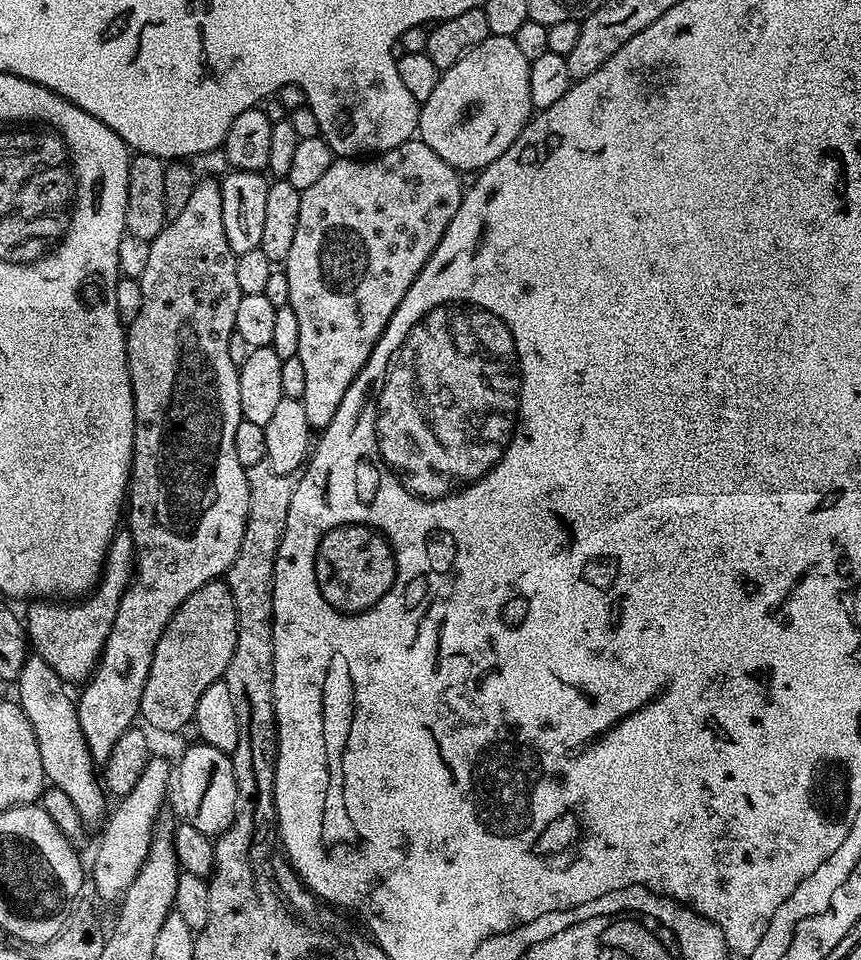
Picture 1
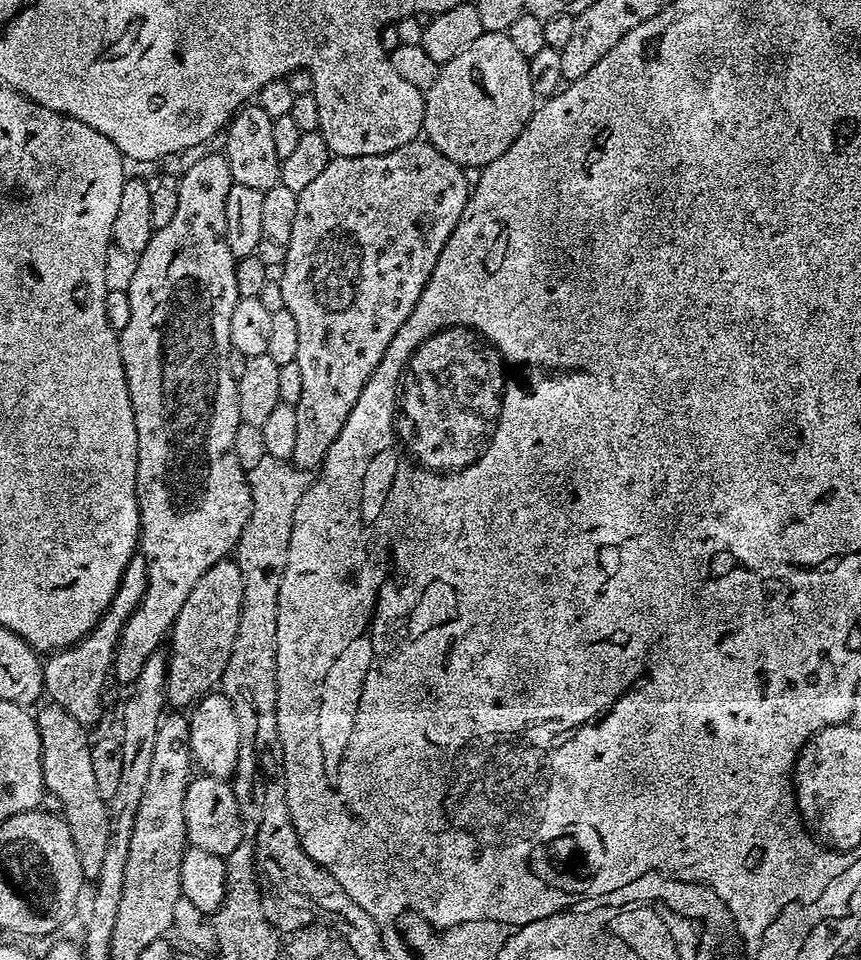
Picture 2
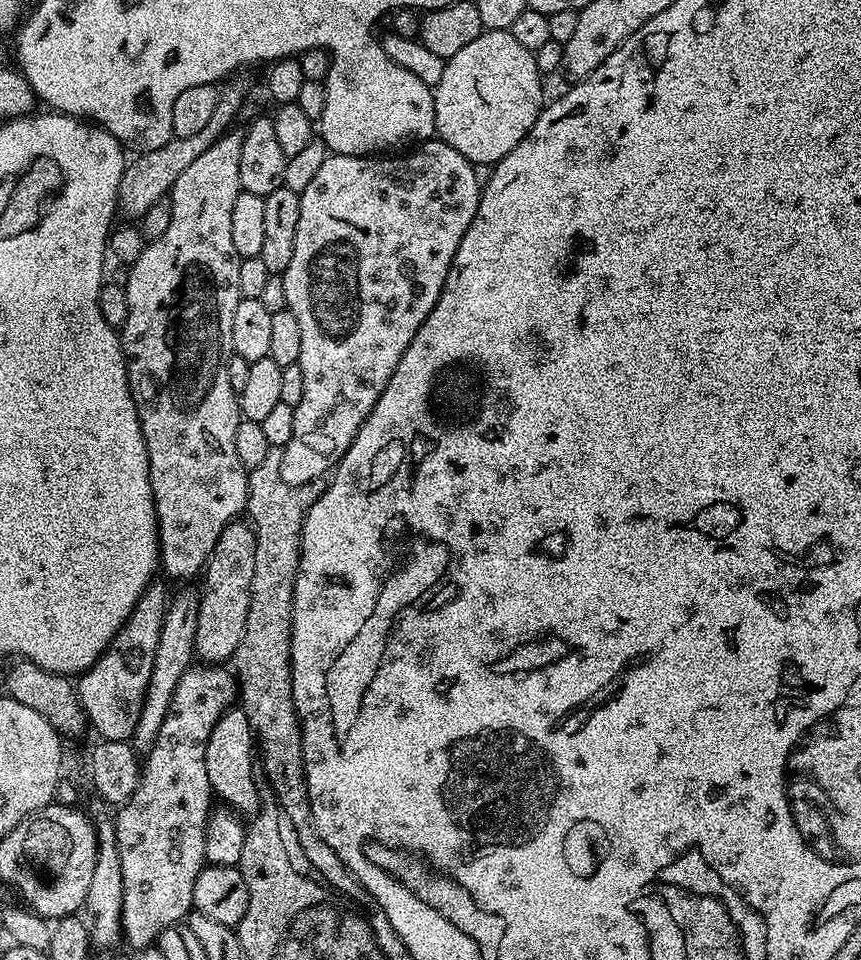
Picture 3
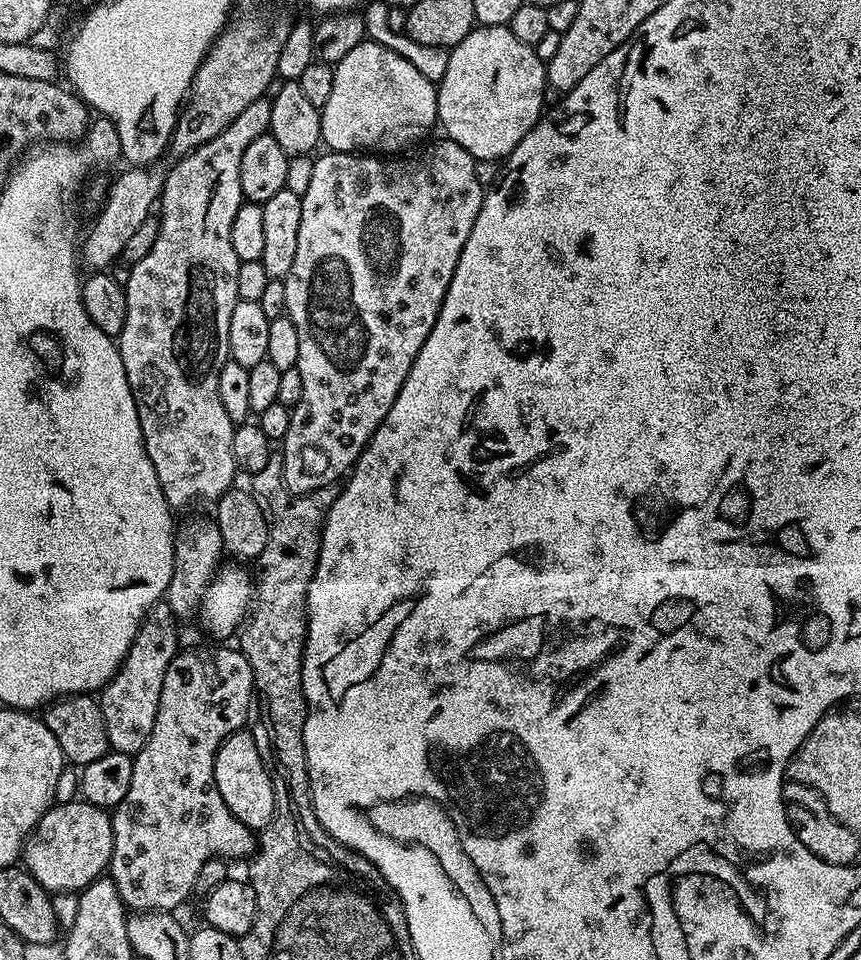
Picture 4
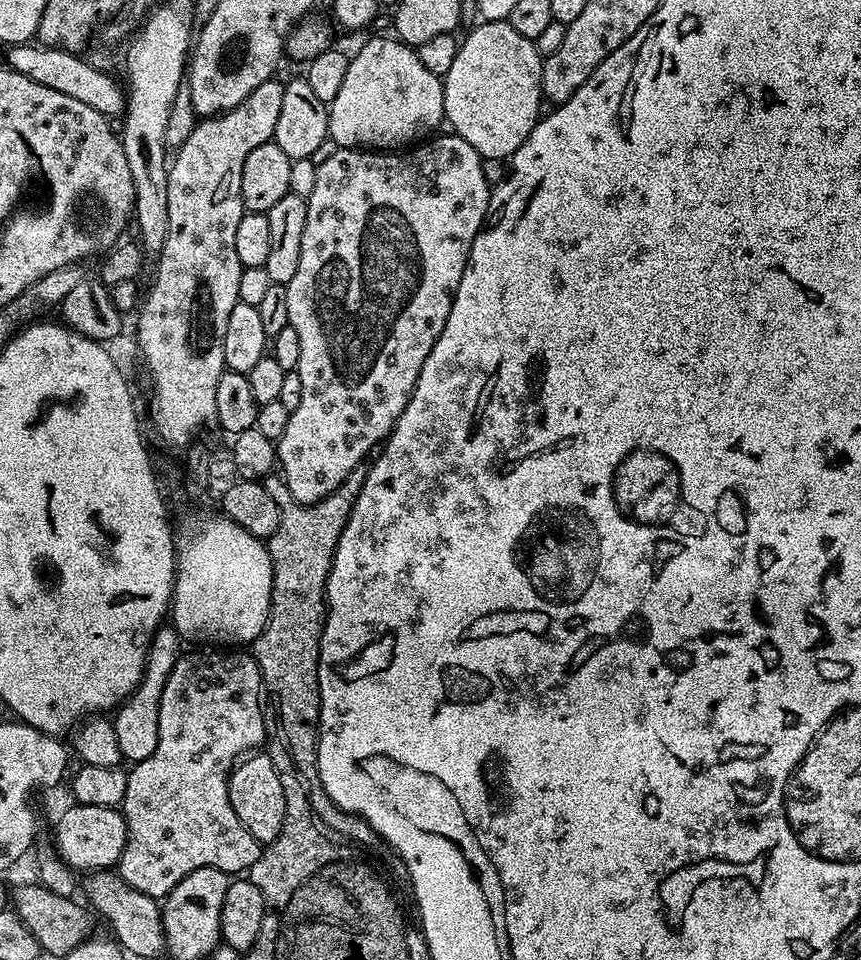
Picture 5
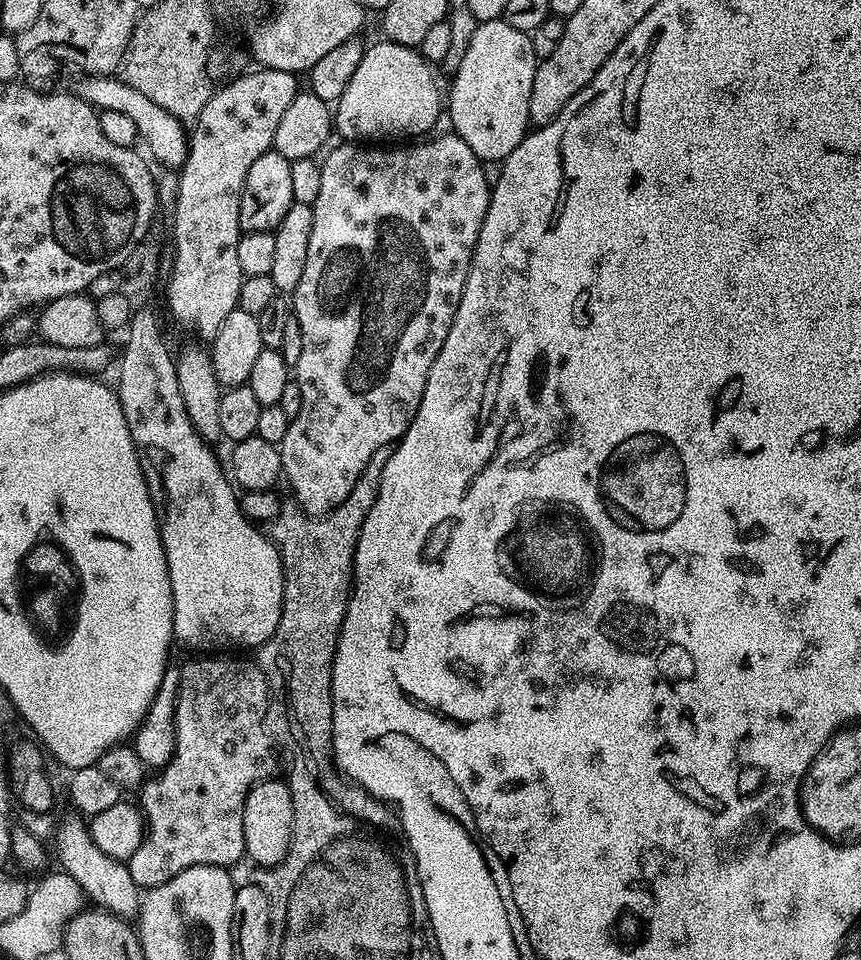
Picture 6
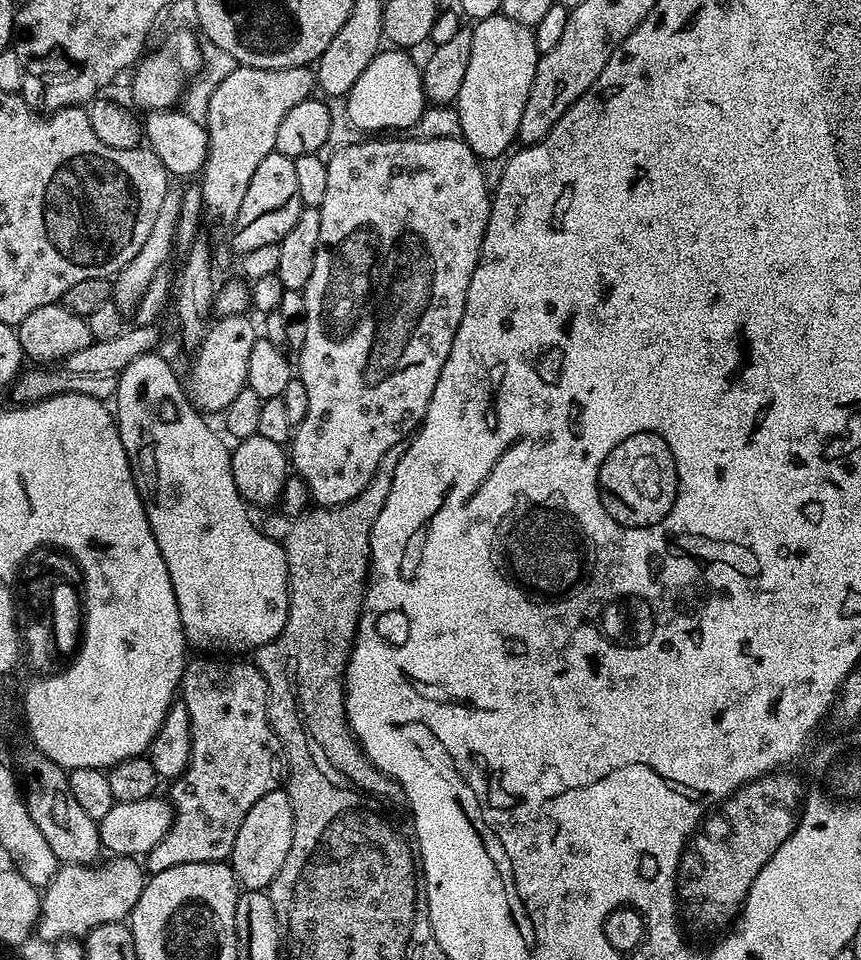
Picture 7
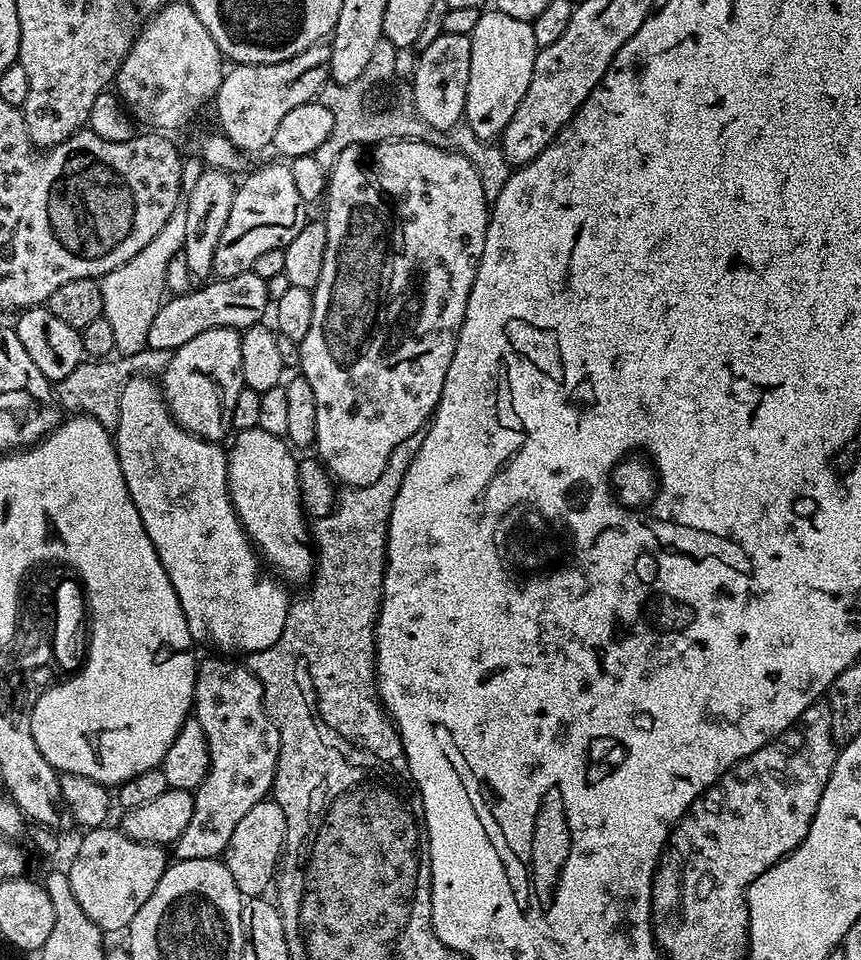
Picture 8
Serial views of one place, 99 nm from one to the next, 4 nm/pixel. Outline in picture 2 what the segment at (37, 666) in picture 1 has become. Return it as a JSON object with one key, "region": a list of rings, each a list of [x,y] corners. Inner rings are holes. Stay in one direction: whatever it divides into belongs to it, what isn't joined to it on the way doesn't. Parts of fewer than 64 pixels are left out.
{"region":[[[48,702],[41,712],[35,713],[40,741],[44,743],[44,782],[49,793],[60,799],[64,821],[74,834],[80,848],[80,861],[85,873],[99,874],[107,847],[112,844],[113,817],[109,801],[98,790],[94,779],[93,741],[88,740],[89,729],[75,720],[66,709]]]}

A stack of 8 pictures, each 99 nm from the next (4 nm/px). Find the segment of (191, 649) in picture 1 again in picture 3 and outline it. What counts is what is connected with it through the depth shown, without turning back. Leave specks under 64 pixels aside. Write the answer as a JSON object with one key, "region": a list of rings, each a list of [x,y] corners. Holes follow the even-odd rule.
{"region":[[[235,520],[227,524],[215,543],[208,562],[202,572],[202,588],[199,593],[198,624],[194,642],[195,655],[204,662],[220,664],[224,659],[231,659],[237,650],[245,632],[246,614],[249,610],[250,586],[254,578],[254,550],[256,549],[256,534],[249,523]]]}

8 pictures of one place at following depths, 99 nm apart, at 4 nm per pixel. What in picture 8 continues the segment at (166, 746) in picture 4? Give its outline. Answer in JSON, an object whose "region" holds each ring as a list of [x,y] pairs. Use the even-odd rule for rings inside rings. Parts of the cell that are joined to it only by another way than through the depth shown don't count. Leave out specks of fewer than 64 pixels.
{"region":[[[212,654],[209,660],[201,659],[196,665],[196,685],[194,686],[194,718],[202,726],[206,734],[206,742],[210,750],[210,766],[206,778],[194,790],[194,814],[186,830],[182,830],[182,838],[174,845],[176,860],[215,860],[223,857],[230,837],[234,835],[238,822],[253,806],[258,806],[271,793],[274,774],[278,766],[280,753],[280,735],[274,722],[264,709],[264,691],[260,680],[247,663],[235,664],[235,659],[225,658],[220,654]]]}

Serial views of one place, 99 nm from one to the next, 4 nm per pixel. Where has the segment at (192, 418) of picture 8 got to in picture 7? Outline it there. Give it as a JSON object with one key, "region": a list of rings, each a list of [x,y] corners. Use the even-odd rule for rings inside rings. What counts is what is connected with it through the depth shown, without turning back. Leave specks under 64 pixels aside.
{"region":[[[247,315],[219,317],[209,327],[200,348],[191,357],[192,369],[188,372],[188,380],[186,376],[186,391],[201,413],[223,413],[246,387],[250,370],[250,350],[258,339],[257,325],[255,328],[248,319]]]}

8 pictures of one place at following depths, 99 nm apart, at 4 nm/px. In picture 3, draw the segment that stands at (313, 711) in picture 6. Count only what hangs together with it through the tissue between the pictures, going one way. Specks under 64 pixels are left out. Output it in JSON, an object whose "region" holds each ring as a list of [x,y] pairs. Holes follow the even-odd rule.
{"region":[[[269,447],[266,459],[248,473],[247,519],[256,534],[254,578],[250,586],[249,610],[245,632],[234,655],[234,675],[238,681],[238,700],[249,722],[256,722],[252,735],[274,736],[274,740],[294,726],[294,740],[300,737],[300,720],[296,716],[292,693],[292,603],[294,582],[300,569],[300,536],[310,506],[324,492],[323,479],[302,486],[290,486],[280,477],[279,448]]]}

